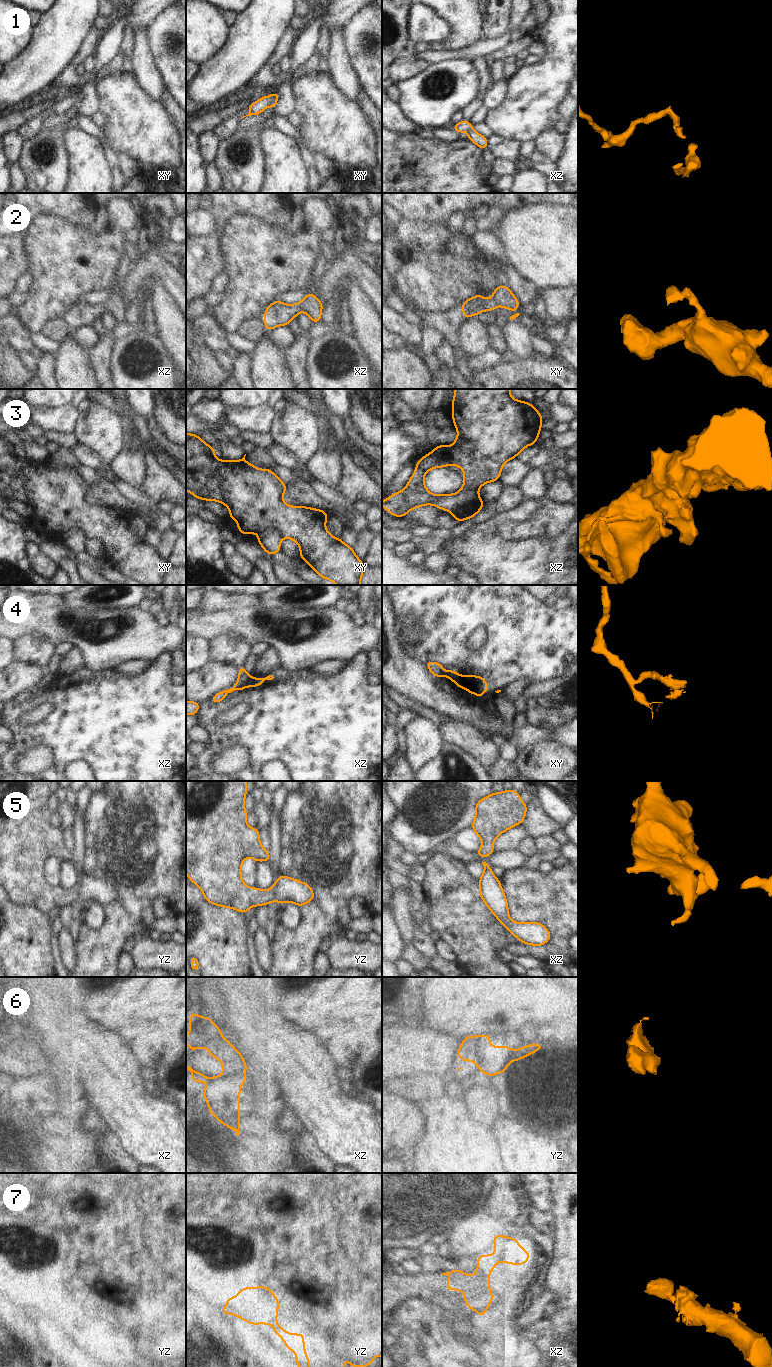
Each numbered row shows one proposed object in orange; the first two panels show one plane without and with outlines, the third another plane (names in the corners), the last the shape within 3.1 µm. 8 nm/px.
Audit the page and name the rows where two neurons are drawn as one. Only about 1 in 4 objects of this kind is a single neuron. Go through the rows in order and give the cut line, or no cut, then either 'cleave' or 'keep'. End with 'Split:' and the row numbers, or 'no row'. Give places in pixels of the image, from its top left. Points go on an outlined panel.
1: cut in xy along (274, 93), (274, 99), (269, 105); cleave
2: cut in xz along (296, 304), (300, 310); cleave
3: cut in xz along (458, 430), (465, 439), (472, 442), (472, 449); cleave
4: cut in xz along (251, 679), (246, 685); cleave
5: no cut; keep
6: cut in xz along (244, 1072), (214, 1078); cleave
7: no cut; keep
Split: 1, 2, 3, 4, 6

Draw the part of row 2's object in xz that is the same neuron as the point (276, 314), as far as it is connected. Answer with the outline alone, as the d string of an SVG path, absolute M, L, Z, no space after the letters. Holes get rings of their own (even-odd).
M280 300L268 305L265 309L264 322L265 330L268 332L276 326L287 326L296 318L300 309L297 304L284 304Z

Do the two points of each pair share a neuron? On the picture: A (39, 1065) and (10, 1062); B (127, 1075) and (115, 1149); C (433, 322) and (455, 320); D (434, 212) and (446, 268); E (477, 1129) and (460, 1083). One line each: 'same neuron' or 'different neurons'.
A: same neuron
B: different neurons
C: same neuron
D: different neurons
E: same neuron

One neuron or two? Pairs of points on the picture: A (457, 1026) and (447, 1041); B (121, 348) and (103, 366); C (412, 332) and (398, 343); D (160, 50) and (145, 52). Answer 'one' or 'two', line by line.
A: two
B: two
C: two
D: two

